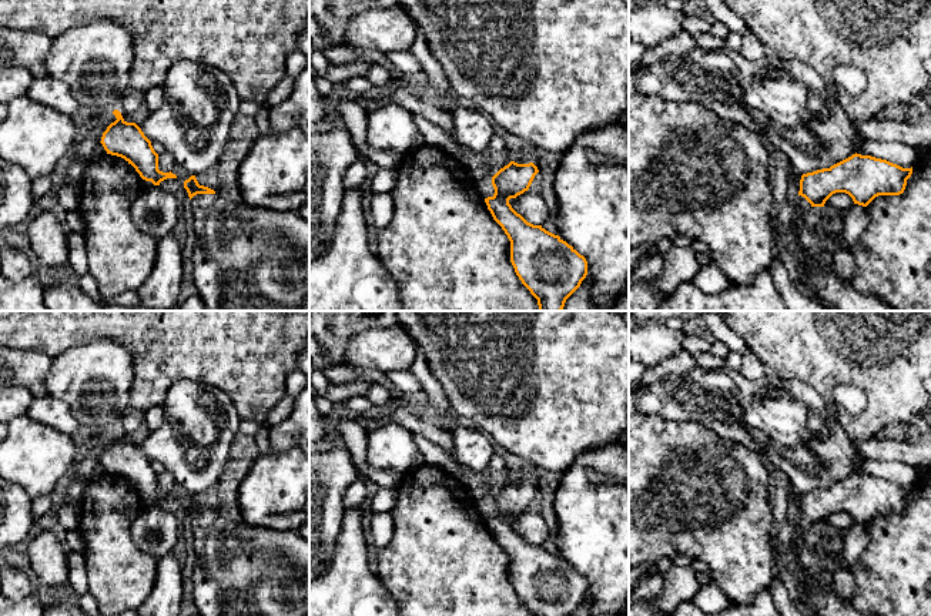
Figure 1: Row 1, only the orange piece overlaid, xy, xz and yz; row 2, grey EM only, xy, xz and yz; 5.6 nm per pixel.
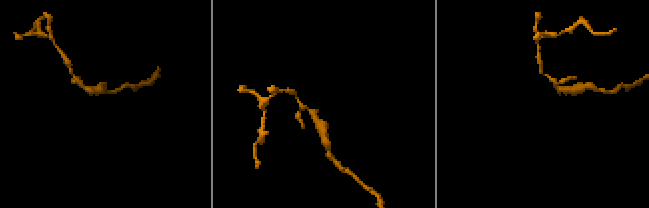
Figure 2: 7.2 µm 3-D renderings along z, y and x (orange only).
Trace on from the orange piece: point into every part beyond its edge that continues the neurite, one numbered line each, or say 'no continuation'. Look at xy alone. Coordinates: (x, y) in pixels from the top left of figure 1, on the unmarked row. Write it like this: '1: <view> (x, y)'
1: xy (238, 571)

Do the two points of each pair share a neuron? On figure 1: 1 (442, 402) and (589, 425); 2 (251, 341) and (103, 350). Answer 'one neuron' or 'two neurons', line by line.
1: two neurons
2: two neurons

